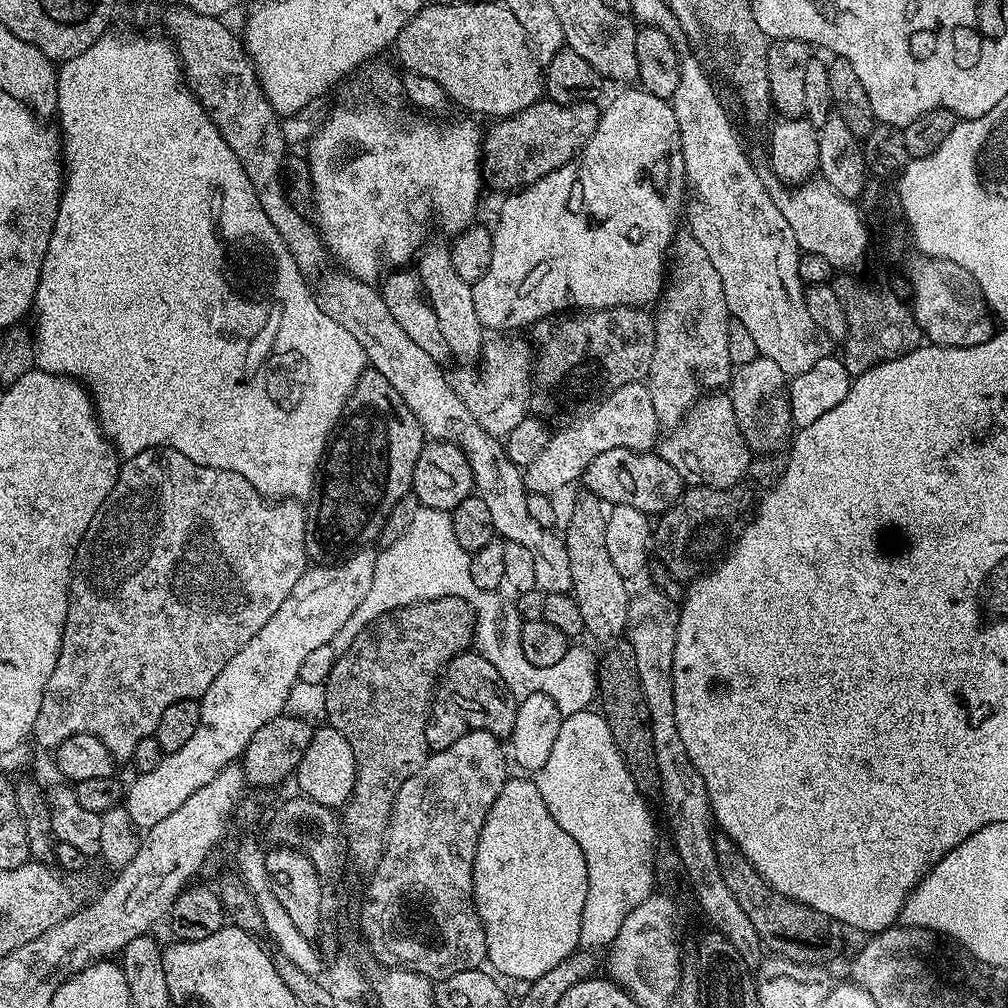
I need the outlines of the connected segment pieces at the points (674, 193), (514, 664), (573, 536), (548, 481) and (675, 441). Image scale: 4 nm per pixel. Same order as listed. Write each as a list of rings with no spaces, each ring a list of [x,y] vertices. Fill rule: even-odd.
[[[628,86],[625,92],[620,92],[608,105],[603,105],[602,111],[600,113],[600,121],[598,126],[594,130],[594,134],[590,138],[590,142],[580,151],[579,156],[576,159],[566,162],[566,166],[562,166],[558,170],[554,170],[550,174],[546,174],[546,178],[542,178],[538,182],[528,185],[527,188],[519,189],[511,194],[505,195],[503,197],[504,205],[500,208],[500,217],[496,220],[496,228],[491,229],[492,234],[492,253],[490,254],[490,266],[486,270],[486,274],[482,274],[482,278],[476,281],[472,285],[472,293],[474,294],[474,310],[478,310],[478,318],[482,321],[485,329],[492,330],[492,328],[497,328],[497,333],[504,334],[507,328],[524,328],[527,329],[529,326],[536,323],[538,320],[547,320],[553,314],[564,314],[569,310],[591,310],[593,308],[644,308],[649,306],[648,304],[655,305],[657,301],[661,299],[662,293],[666,287],[666,261],[670,256],[670,245],[677,235],[676,223],[681,223],[682,220],[682,205],[686,200],[686,181],[684,178],[684,159],[682,158],[682,150],[680,149],[680,131],[678,130],[678,122],[674,118],[674,110],[672,109],[671,103],[662,98],[658,98],[654,94],[644,91],[643,88],[639,86]]]
[[[417,507],[410,526],[406,526],[406,534],[394,542],[394,546],[383,549],[376,557],[374,566],[374,582],[370,582],[370,590],[366,598],[354,609],[354,614],[346,618],[342,630],[334,634],[332,643],[333,657],[346,654],[346,646],[354,642],[354,638],[370,622],[374,622],[384,612],[401,608],[407,604],[417,604],[423,600],[434,598],[462,598],[475,609],[476,627],[474,629],[474,648],[490,666],[502,674],[507,689],[518,700],[534,693],[546,693],[561,715],[585,711],[597,697],[595,653],[586,648],[573,645],[565,659],[554,667],[538,667],[527,661],[522,654],[520,641],[521,618],[514,606],[500,609],[499,591],[483,592],[474,586],[474,578],[470,578],[470,562],[472,557],[462,546],[458,546],[458,538],[454,538],[452,517],[442,510]]]
[[[594,495],[584,497],[572,508],[568,516],[568,525],[562,531],[566,554],[570,557],[571,595],[582,610],[584,631],[590,637],[603,642],[615,642],[625,635],[628,626],[628,601],[630,591],[626,577],[618,574],[610,563],[610,553],[606,550],[606,522],[609,505]]]
[[[644,382],[627,384],[622,386],[622,390],[614,390],[614,394],[610,394],[592,412],[573,419],[569,424],[572,425],[562,429],[561,432],[553,431],[548,437],[546,446],[542,446],[542,454],[538,454],[538,458],[534,458],[534,462],[530,462],[523,469],[524,487],[528,492],[556,494],[559,488],[564,488],[575,480],[577,483],[583,477],[586,466],[590,466],[590,462],[594,462],[598,454],[606,454],[606,450],[629,448],[635,452],[651,452],[658,444],[656,434],[662,430],[658,414],[654,414],[654,401],[650,399],[650,390]]]
[[[709,394],[696,403],[696,407],[667,433],[668,437],[661,439],[658,444],[658,455],[684,479],[685,485],[698,488],[732,488],[741,483],[748,475],[748,466],[754,456],[748,444],[744,441],[742,430],[738,426],[738,418],[734,414],[732,397],[728,394]]]

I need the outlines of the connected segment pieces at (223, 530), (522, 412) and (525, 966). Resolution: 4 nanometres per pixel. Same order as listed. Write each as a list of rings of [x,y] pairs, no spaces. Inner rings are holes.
[[[147,448],[138,454],[127,457],[120,465],[120,473],[114,482],[114,490],[102,502],[98,514],[90,522],[86,534],[76,551],[72,563],[72,576],[68,580],[68,609],[62,634],[62,646],[58,654],[58,662],[54,666],[54,674],[50,674],[50,682],[42,694],[42,706],[38,710],[35,731],[89,732],[96,736],[110,750],[117,761],[131,761],[134,748],[142,739],[151,737],[158,726],[158,718],[166,711],[170,702],[179,700],[195,700],[204,695],[204,691],[218,678],[222,666],[250,642],[274,618],[278,606],[286,602],[286,594],[294,590],[294,582],[302,578],[309,567],[308,541],[310,524],[304,521],[304,507],[301,501],[291,498],[280,498],[269,502],[242,478],[237,472],[218,470],[210,466],[196,464],[186,454],[173,448]]]
[[[508,338],[496,339],[500,340],[494,341],[493,344],[492,341],[485,343],[482,363],[479,365],[479,368],[481,367],[480,377],[476,381],[472,381],[472,376],[468,373],[471,371],[467,367],[460,366],[456,368],[456,373],[451,373],[450,383],[458,398],[470,410],[470,414],[474,414],[474,418],[489,434],[497,438],[506,438],[510,434],[510,430],[514,430],[514,426],[518,426],[518,422],[522,422],[530,412],[528,399],[533,399],[534,396],[534,348],[527,339],[525,339],[526,341],[504,340]]]
[[[509,778],[486,814],[474,854],[472,900],[486,934],[487,963],[492,963],[502,975],[512,980],[531,982],[546,974],[546,970],[554,970],[562,958],[577,951],[582,906],[586,906],[588,893],[588,871],[578,842],[574,842],[574,838],[554,822],[550,810],[546,810],[546,802],[542,802],[535,779],[524,779],[528,780]]]

